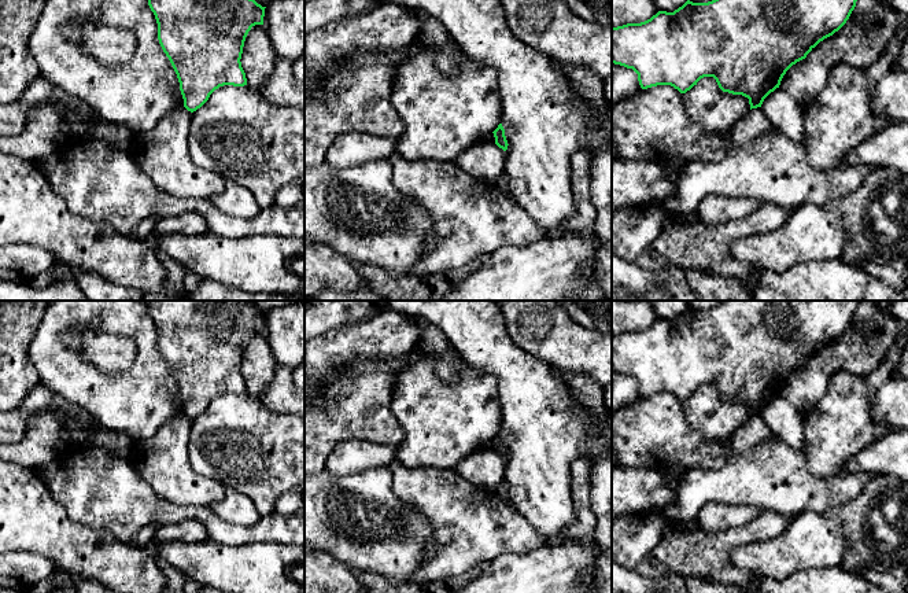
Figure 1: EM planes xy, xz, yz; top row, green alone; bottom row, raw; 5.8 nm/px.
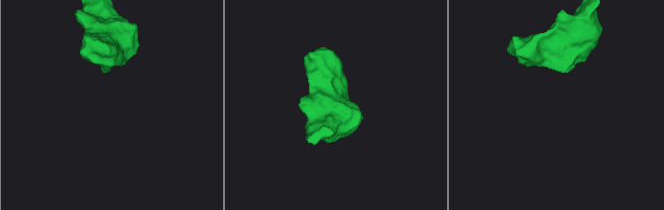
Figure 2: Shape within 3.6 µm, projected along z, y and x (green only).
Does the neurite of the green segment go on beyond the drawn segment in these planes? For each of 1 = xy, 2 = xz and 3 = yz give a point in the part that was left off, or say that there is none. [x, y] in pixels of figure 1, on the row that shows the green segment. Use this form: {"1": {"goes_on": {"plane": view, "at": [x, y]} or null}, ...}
{"1": {"goes_on": null}, "2": {"goes_on": null}, "3": {"goes_on": null}}

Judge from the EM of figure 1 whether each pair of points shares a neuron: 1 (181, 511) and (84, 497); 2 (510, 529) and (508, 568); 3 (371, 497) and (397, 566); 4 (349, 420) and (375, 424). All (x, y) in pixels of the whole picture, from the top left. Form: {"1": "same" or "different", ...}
{"1": "same", "2": "different", "3": "same", "4": "same"}

